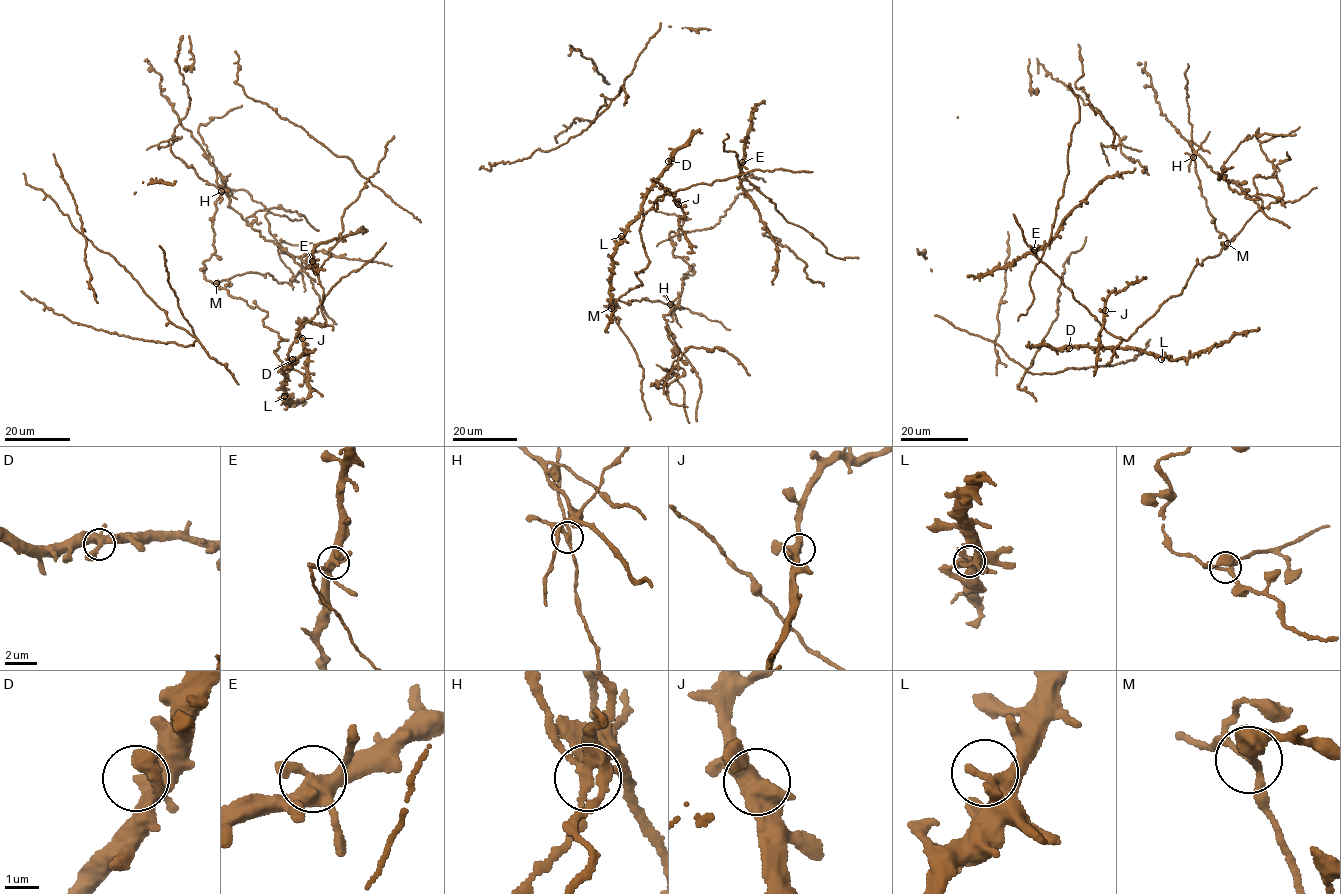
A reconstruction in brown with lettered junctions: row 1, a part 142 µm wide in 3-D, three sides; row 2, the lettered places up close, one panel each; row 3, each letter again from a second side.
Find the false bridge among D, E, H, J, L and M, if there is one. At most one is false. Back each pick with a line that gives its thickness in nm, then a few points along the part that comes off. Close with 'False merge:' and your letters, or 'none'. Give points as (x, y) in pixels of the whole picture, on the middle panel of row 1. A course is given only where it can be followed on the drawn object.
H: calibre 280 nm; course (670, 304), (664, 317), (678, 351), (673, 367), (682, 368), (683, 376), (665, 385), (678, 375), (656, 364)
False merge: H

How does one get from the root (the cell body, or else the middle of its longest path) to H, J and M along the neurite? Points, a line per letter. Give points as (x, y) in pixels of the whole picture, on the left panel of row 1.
H: (287, 340), (264, 325), (266, 311), (231, 297), (204, 277), (203, 262), (215, 250), (212, 224), (222, 191)
J: (287, 340), (279, 340), (274, 351), (289, 369), (288, 353), (298, 336), (302, 338)
M: (287, 340), (264, 325), (266, 311), (231, 297), (216, 283)

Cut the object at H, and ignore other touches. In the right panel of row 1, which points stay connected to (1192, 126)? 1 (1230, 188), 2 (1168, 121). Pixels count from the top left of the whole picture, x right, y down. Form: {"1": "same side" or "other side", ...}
{"1": "other side", "2": "other side"}

